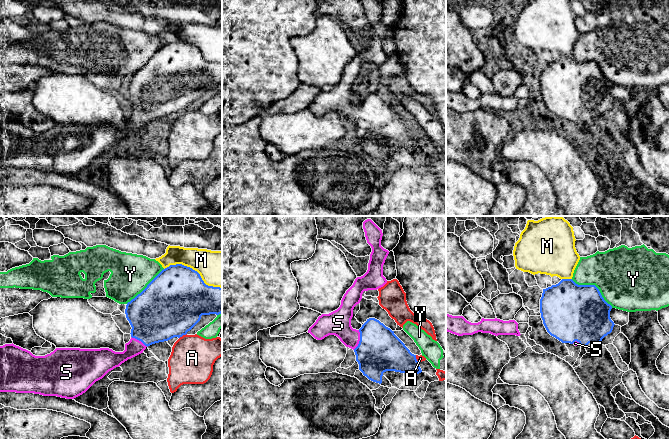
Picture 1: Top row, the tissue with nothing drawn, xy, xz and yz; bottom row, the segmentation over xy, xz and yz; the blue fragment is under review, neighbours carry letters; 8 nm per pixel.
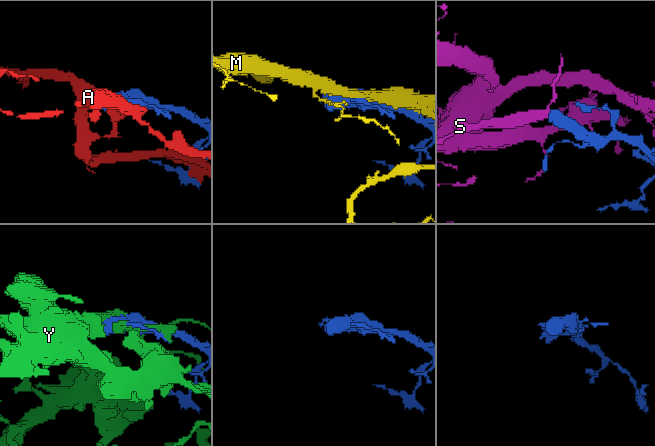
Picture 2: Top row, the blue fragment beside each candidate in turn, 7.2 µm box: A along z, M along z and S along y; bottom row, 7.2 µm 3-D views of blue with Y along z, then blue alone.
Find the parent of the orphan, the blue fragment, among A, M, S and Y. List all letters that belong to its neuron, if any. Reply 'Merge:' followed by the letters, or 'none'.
Merge: S

